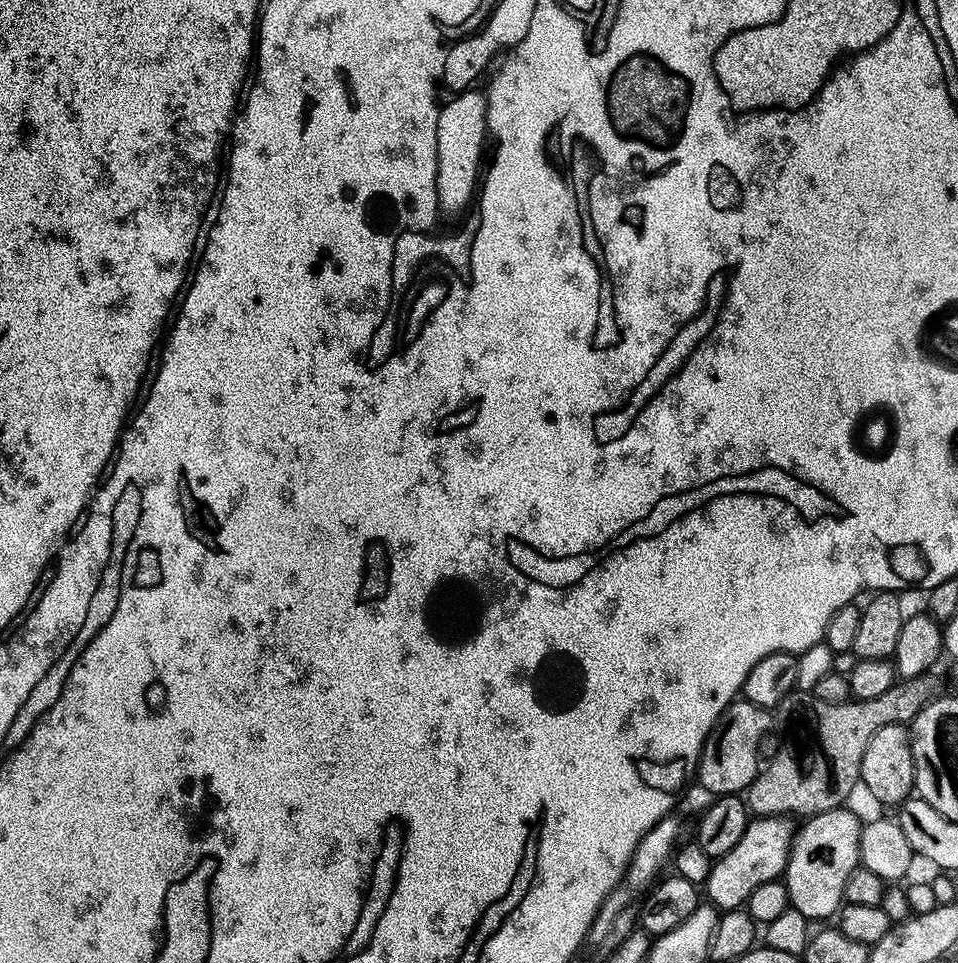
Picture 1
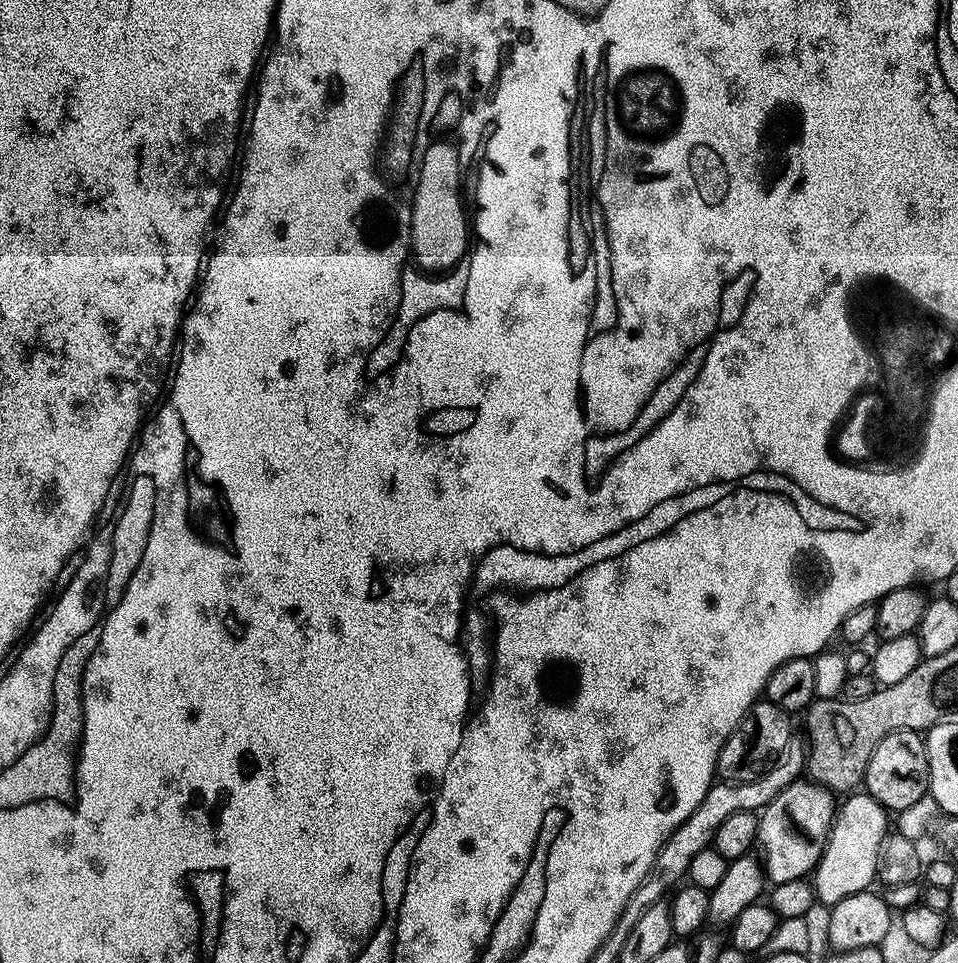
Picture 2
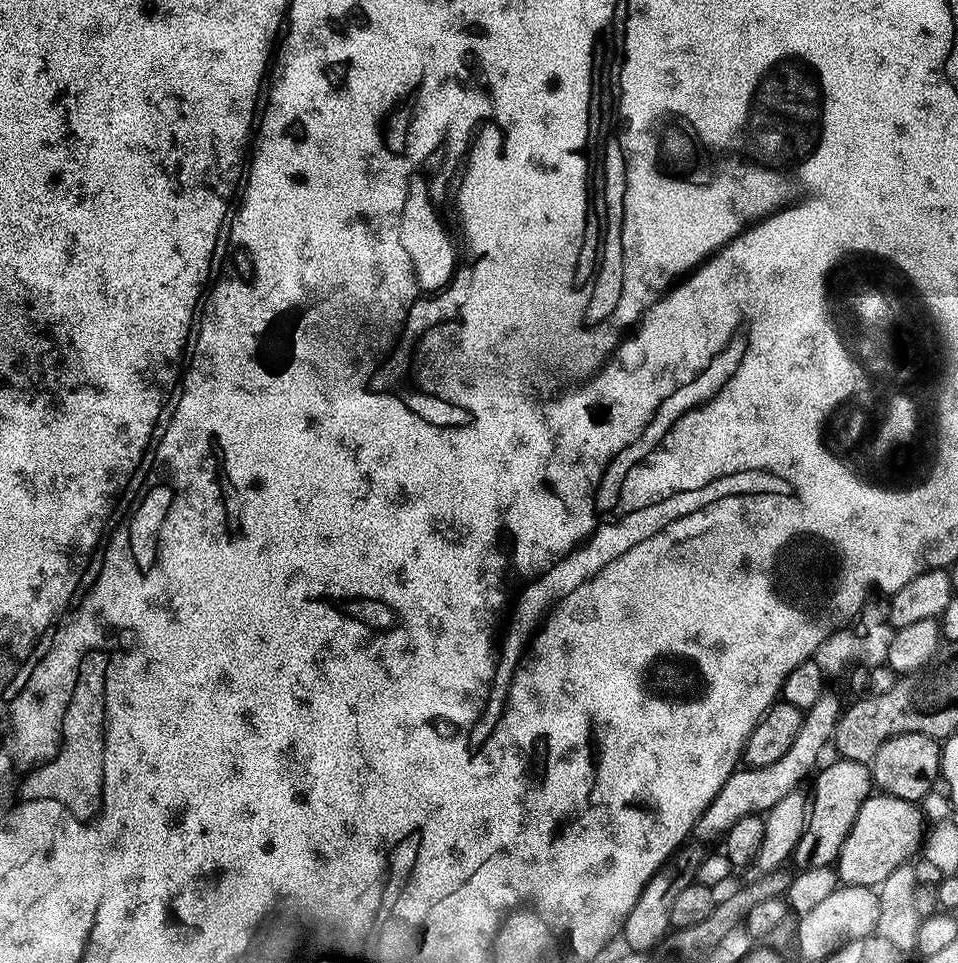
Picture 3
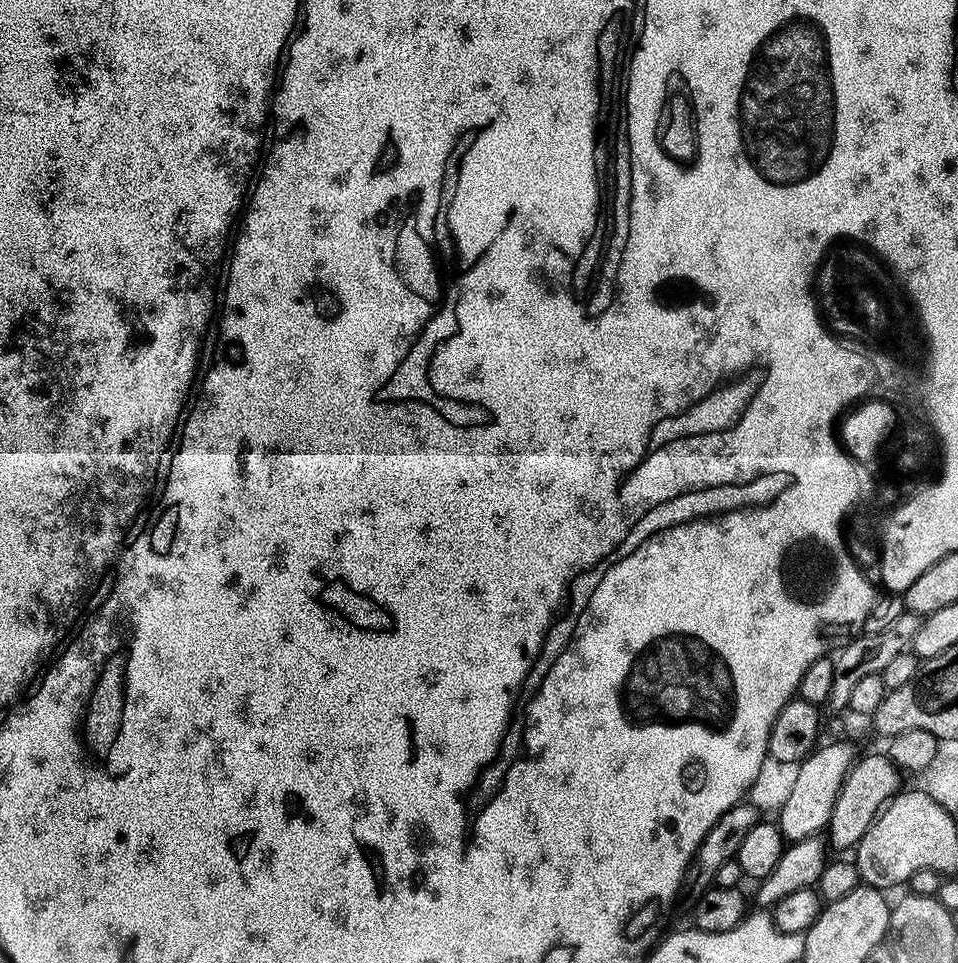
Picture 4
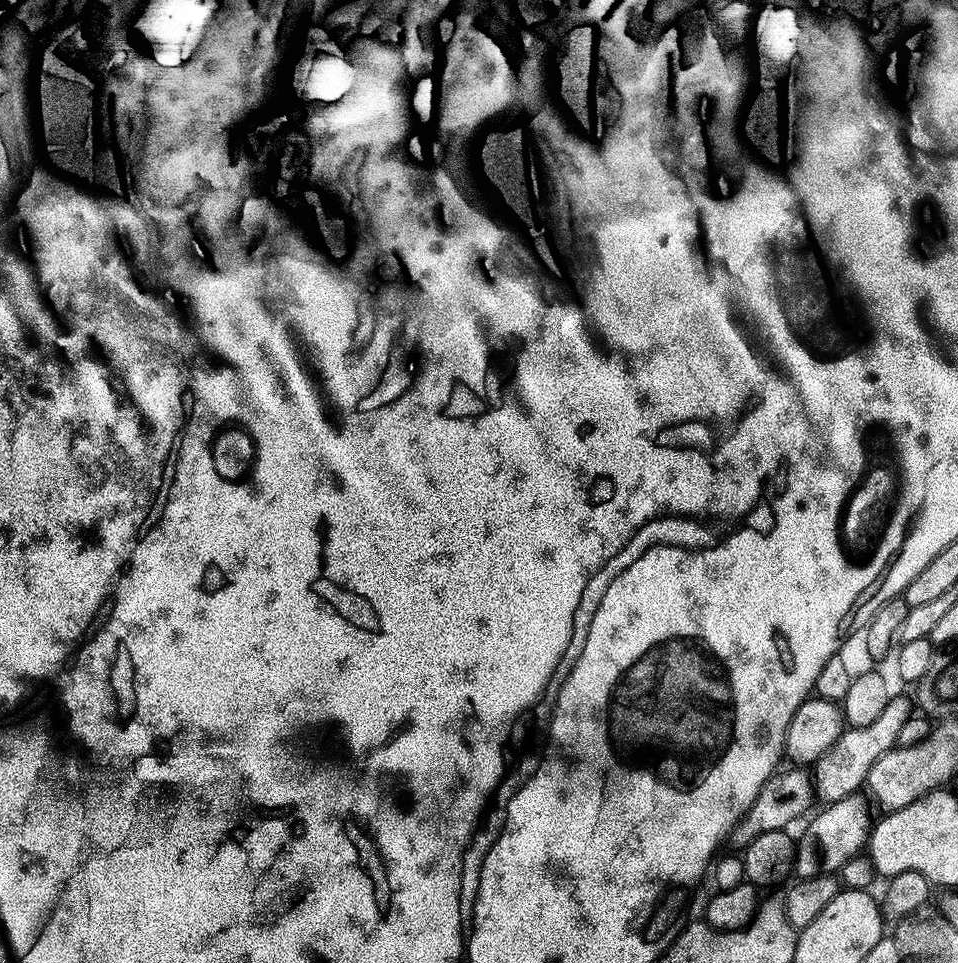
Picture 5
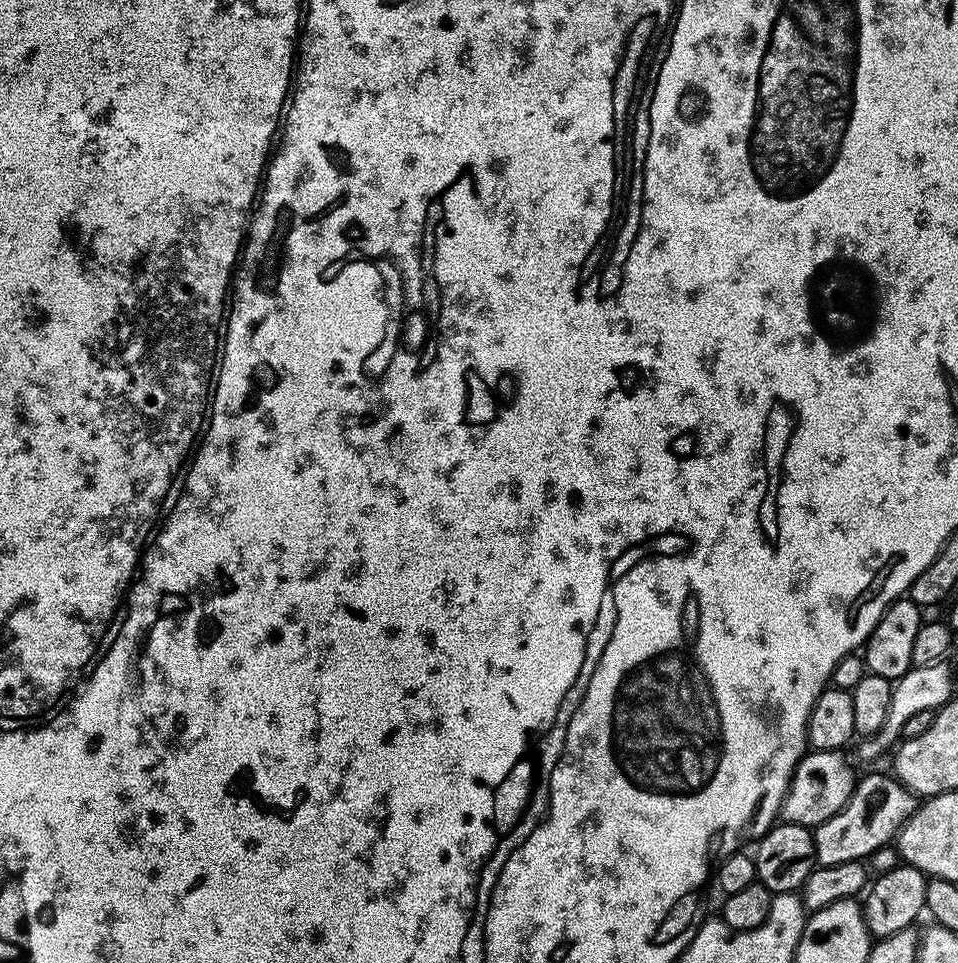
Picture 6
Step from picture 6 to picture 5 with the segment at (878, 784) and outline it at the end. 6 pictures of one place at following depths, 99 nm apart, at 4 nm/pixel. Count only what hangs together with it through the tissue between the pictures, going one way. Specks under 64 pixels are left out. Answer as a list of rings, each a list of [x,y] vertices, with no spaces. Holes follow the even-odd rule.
[[[863,795],[847,796],[833,804],[824,804],[821,812],[807,821],[809,824],[805,826],[800,840],[798,836],[795,841],[794,872],[797,877],[814,878],[827,872],[839,873],[840,869],[846,866],[848,859],[865,851],[874,823],[873,809],[870,804],[868,809],[867,803],[869,804],[869,801]]]

